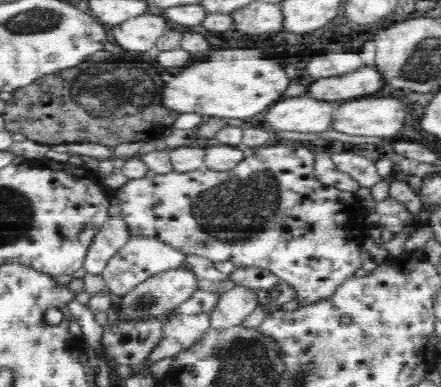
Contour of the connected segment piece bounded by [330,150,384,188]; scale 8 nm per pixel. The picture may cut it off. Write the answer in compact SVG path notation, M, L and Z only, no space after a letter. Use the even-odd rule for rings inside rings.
M342 151L336 153L330 153L332 162L336 165L336 168L351 176L356 182L360 183L360 186L366 186L371 188L374 184L378 184L384 177L378 173L376 169L376 163L371 159L368 159L356 152Z

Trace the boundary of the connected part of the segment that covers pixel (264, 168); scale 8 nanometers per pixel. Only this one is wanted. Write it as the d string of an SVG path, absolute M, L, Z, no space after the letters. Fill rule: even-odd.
M276 144L276 146L264 146L264 148L258 148L256 154L248 156L244 162L240 162L236 168L228 170L228 172L216 172L214 170L194 170L192 172L179 173L176 171L168 172L168 174L155 174L154 177L142 176L140 178L132 178L126 182L122 187L118 188L113 195L118 198L118 205L121 208L121 218L128 226L131 237L152 237L159 239L160 241L176 248L184 255L196 255L207 258L214 262L232 262L234 266L241 266L249 268L264 269L264 271L272 272L272 275L279 277L282 282L288 283L296 292L298 303L302 307L306 307L316 303L323 299L330 299L336 292L338 286L344 283L347 279L354 277L357 272L361 270L364 263L363 252L361 251L361 243L363 240L363 234L355 228L355 223L352 220L356 220L352 214L359 214L358 208L352 208L352 206L358 206L355 193L342 191L335 186L324 186L322 182L318 182L312 174L312 168L314 168L314 152L310 152L308 148L304 146L296 146L296 148L290 148L290 146L284 146L284 144Z

